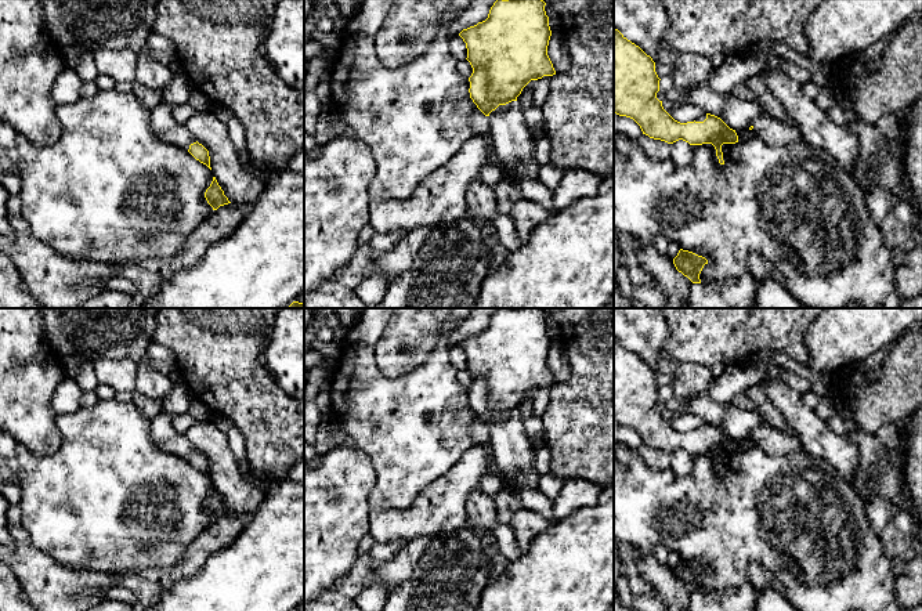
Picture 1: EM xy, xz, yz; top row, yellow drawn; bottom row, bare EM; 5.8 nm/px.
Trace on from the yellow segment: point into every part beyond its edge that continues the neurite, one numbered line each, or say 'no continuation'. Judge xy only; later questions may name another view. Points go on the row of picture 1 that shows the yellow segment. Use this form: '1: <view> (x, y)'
1: xy (165, 126)

